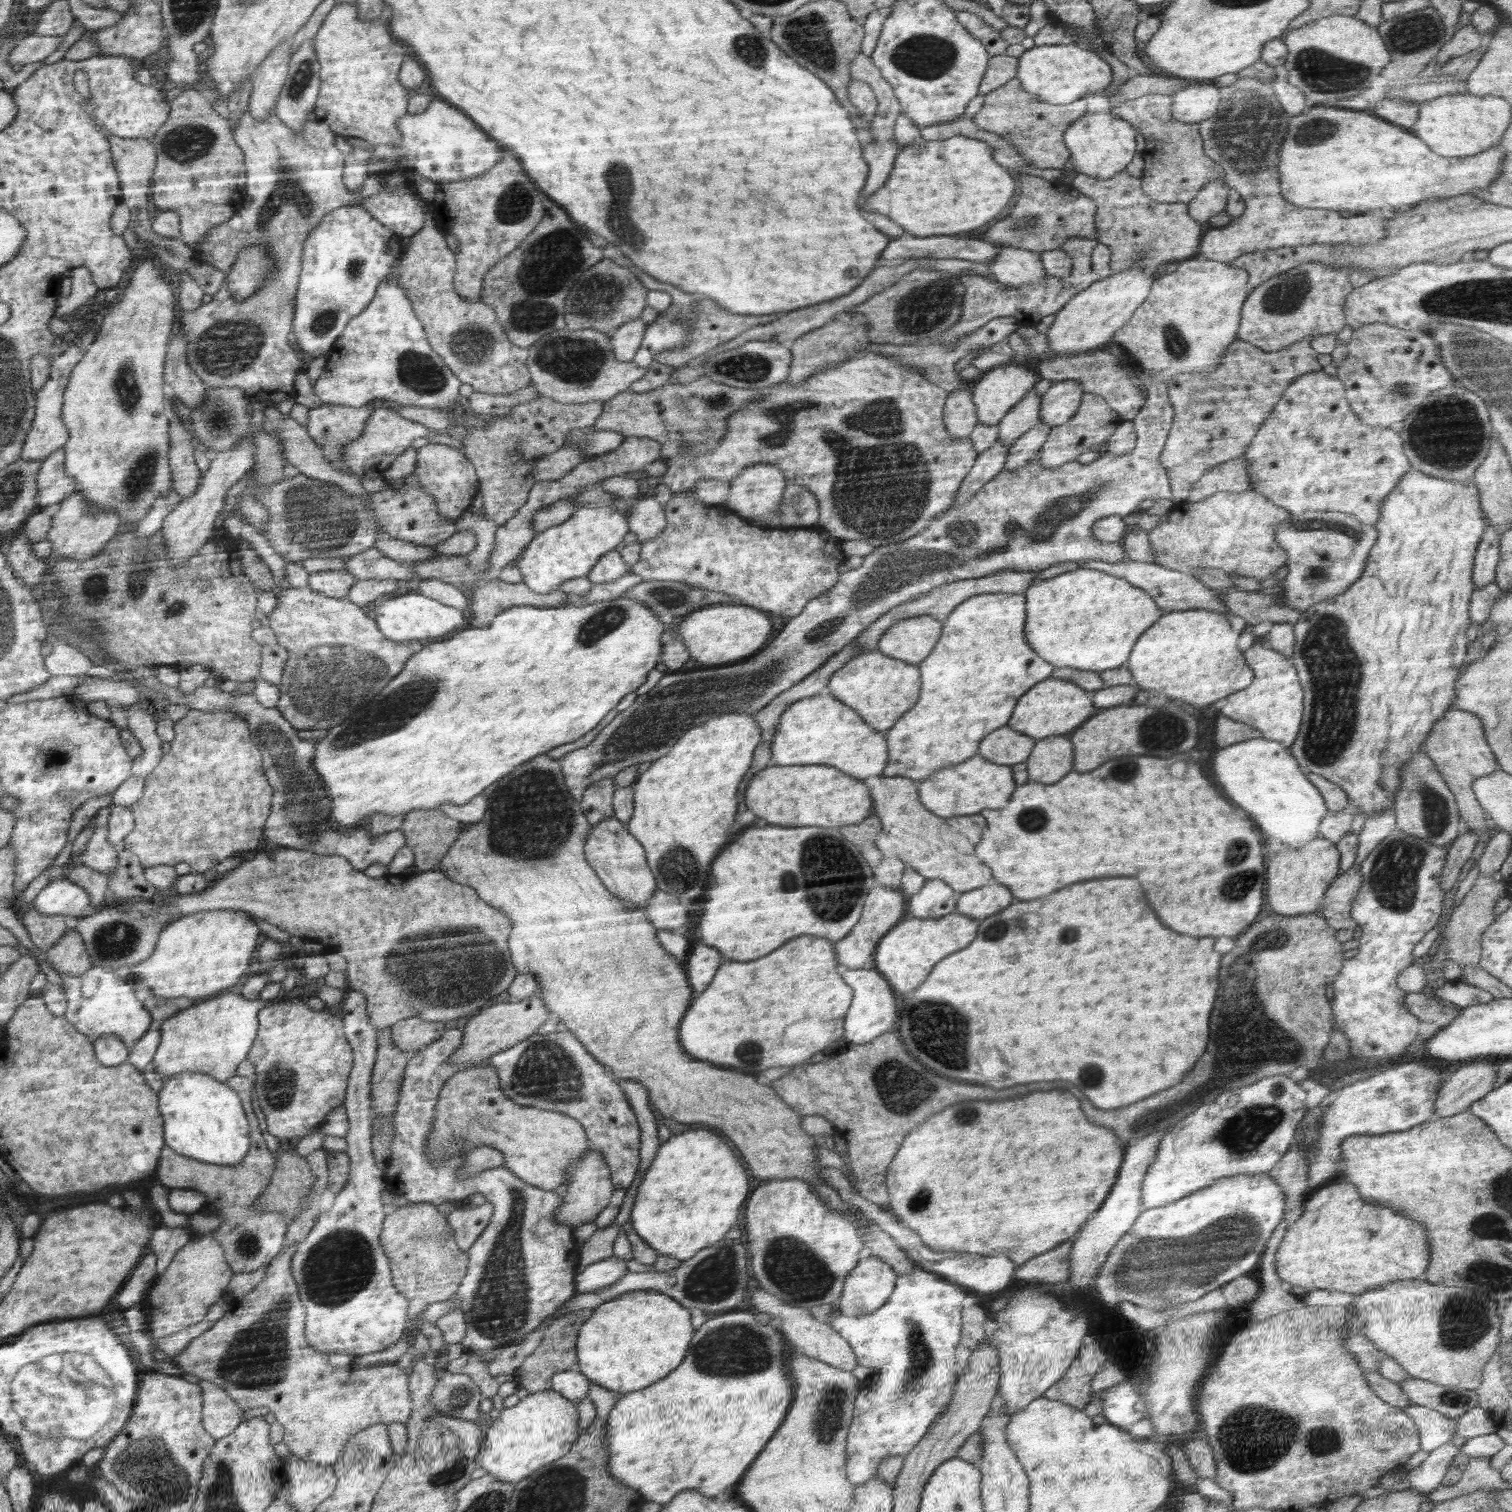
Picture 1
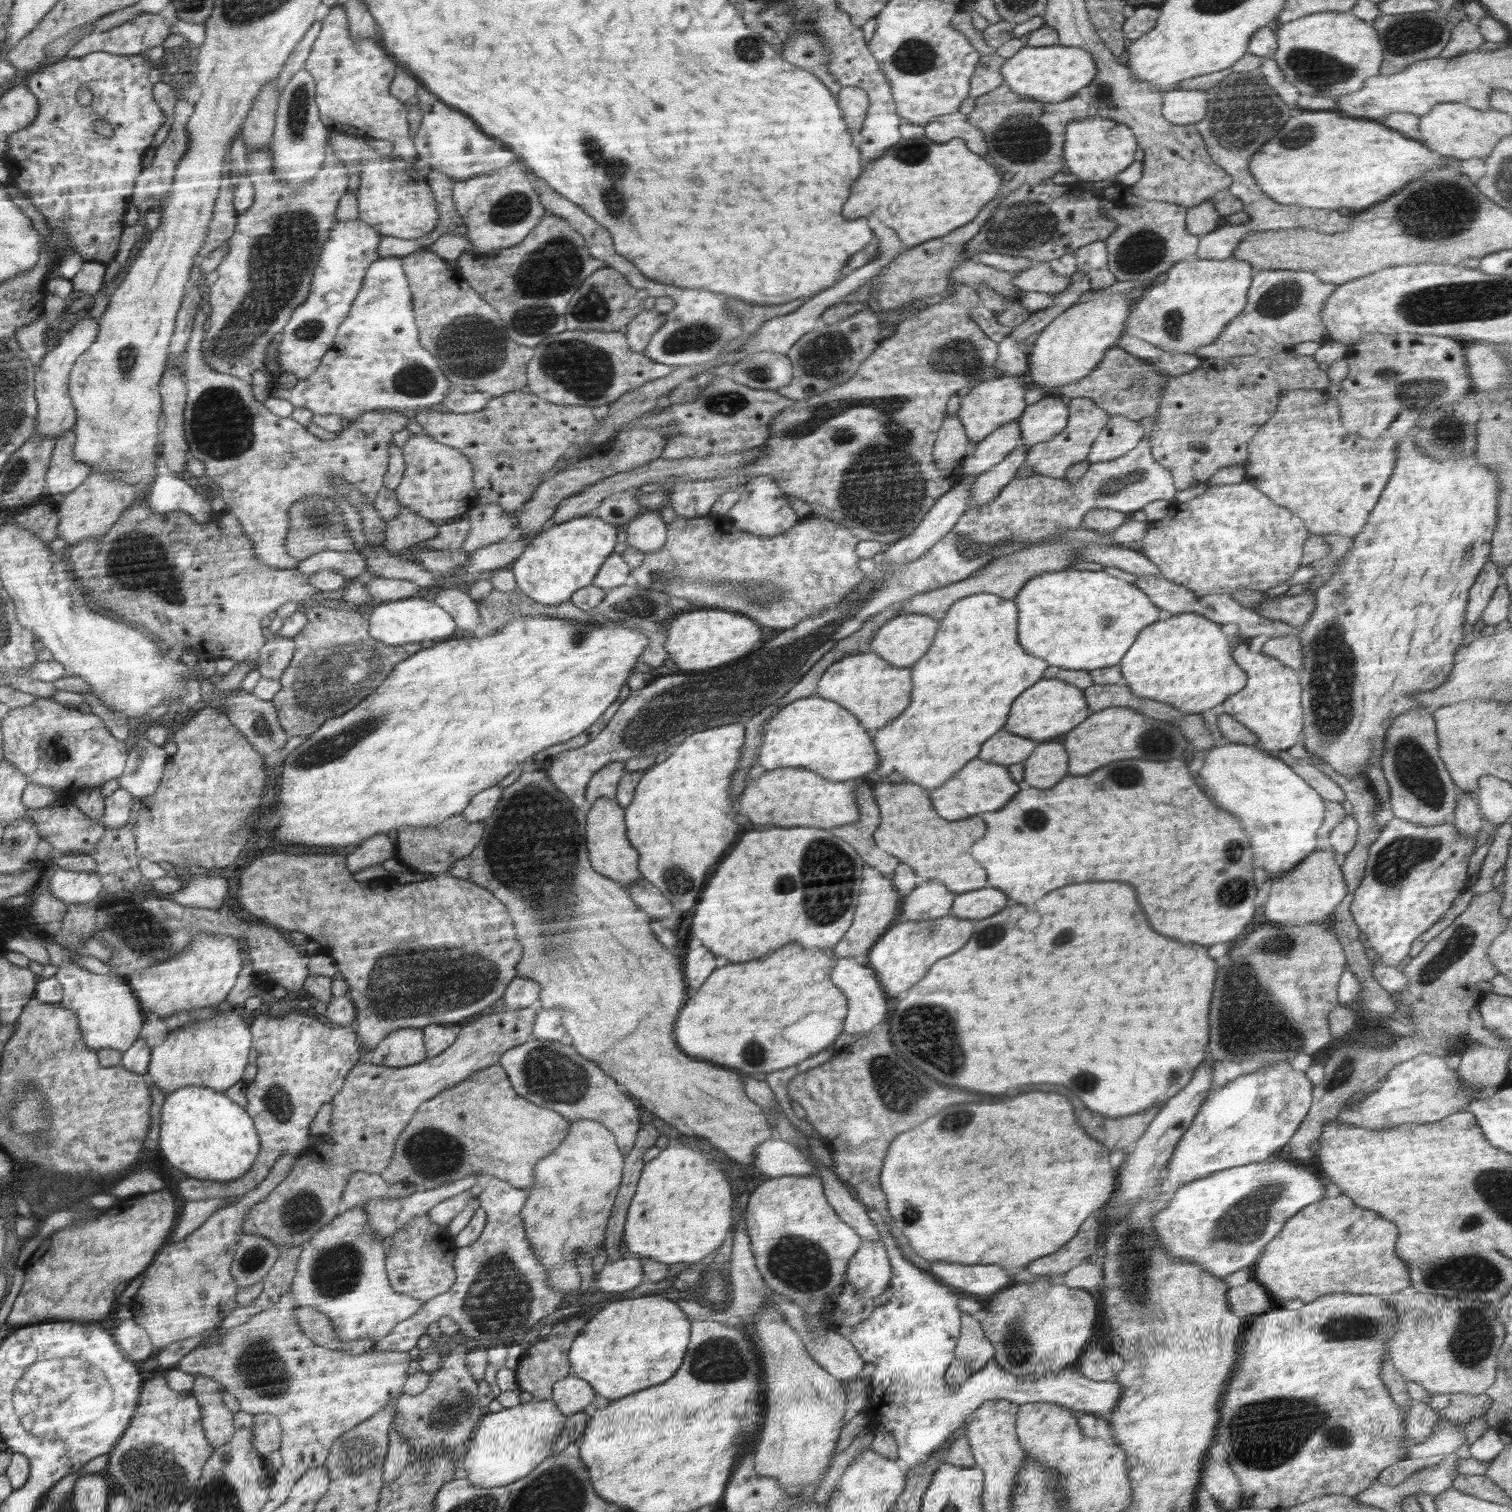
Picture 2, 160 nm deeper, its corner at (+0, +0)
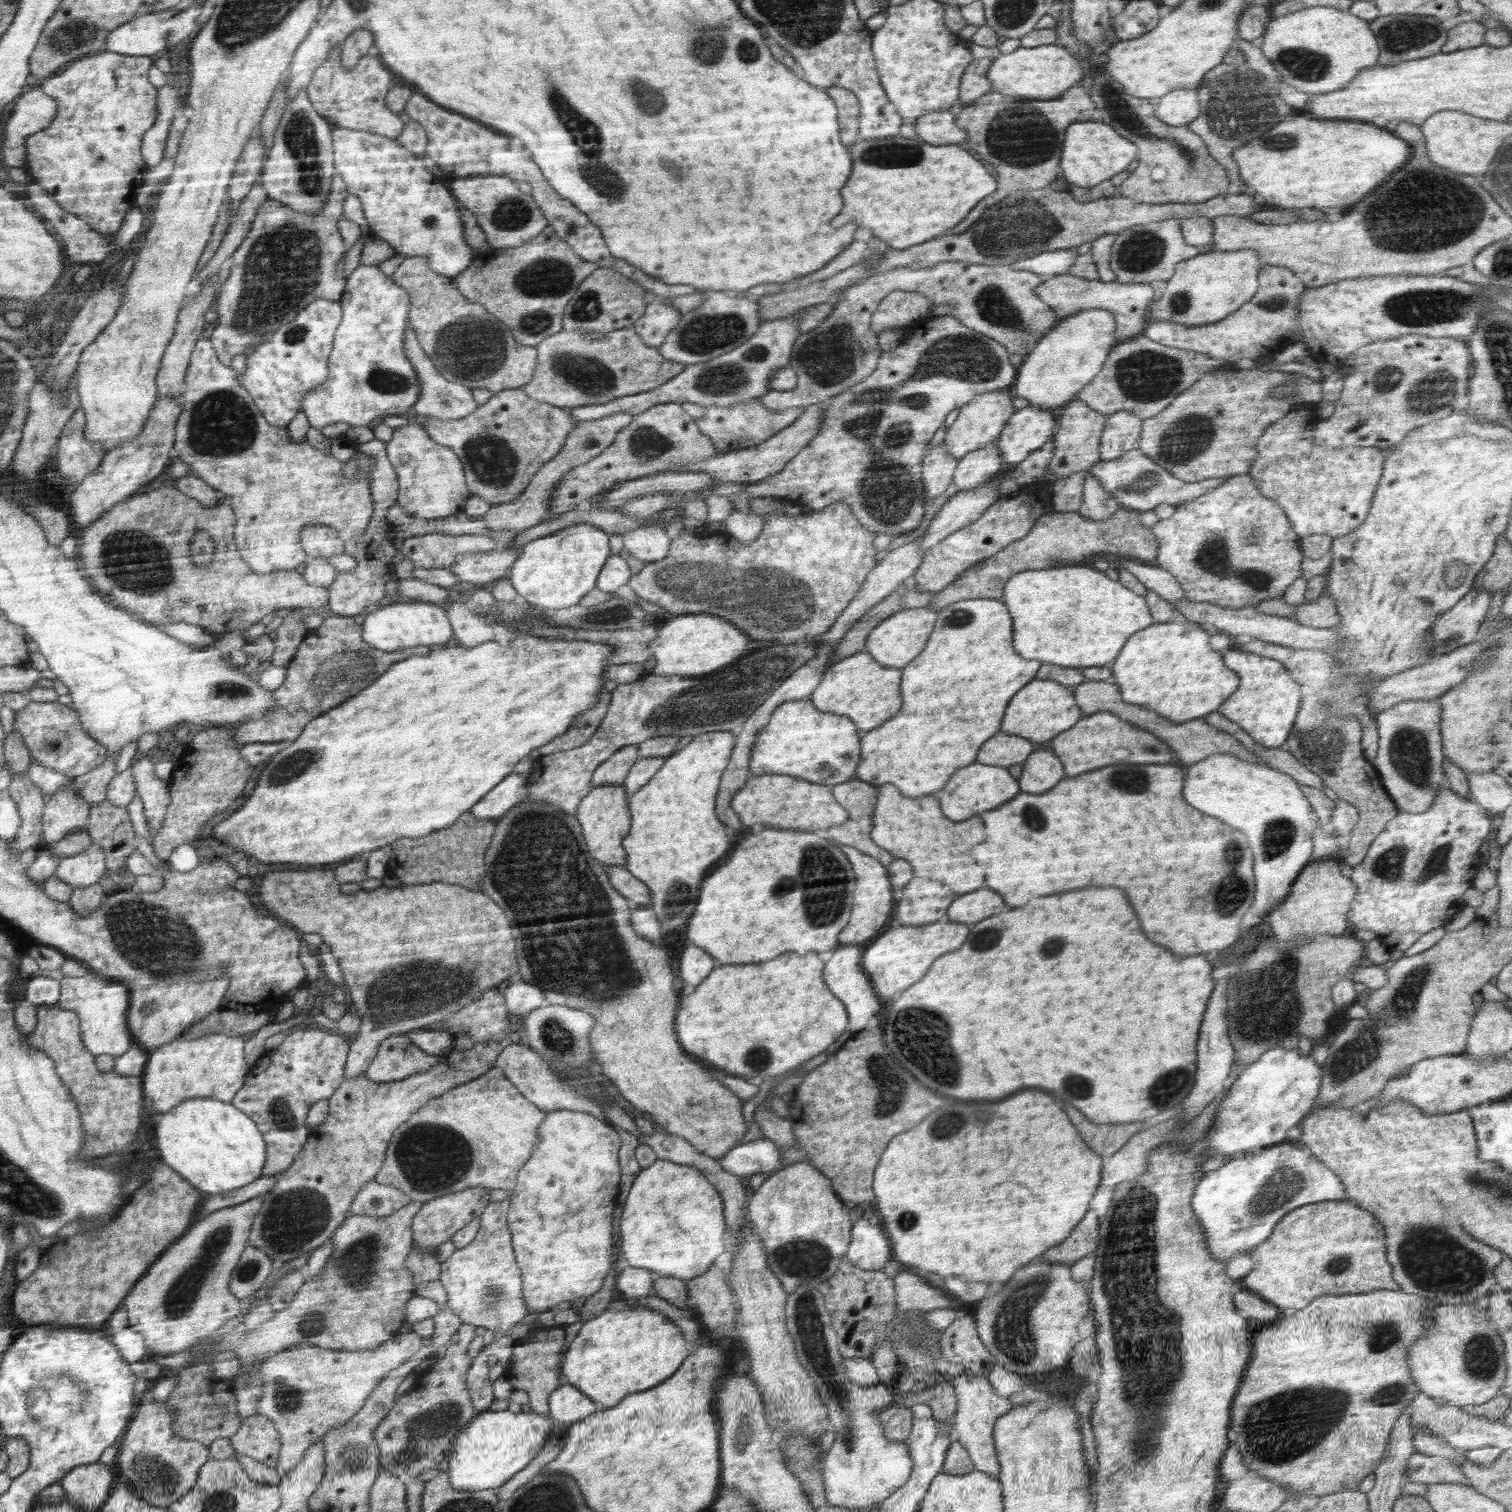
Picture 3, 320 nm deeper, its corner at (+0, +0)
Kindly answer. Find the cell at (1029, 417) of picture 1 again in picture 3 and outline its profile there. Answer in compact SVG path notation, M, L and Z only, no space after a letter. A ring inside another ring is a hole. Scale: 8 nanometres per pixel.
M995 440L983 449L979 448L959 458L953 474L953 482L958 486L958 490L968 490L987 482L1002 471L1004 466Z

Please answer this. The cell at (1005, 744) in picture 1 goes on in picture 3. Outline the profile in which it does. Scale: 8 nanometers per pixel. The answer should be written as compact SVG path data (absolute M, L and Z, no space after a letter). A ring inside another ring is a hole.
M998 732L978 752L978 762L990 764L990 766L1012 766L1018 762L1024 762L1032 752L1036 744L1021 736L1014 736Z

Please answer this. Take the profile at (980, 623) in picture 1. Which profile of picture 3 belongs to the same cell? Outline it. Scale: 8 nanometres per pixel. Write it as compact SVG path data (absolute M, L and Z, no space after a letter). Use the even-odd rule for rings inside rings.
M981 597L980 599L962 600L946 606L946 608L942 608L942 610L937 613L938 619L936 620L934 631L929 636L924 650L921 650L920 654L918 654L910 664L901 668L902 676L900 694L902 706L900 707L900 710L892 716L892 718L889 718L884 722L884 724L881 724L880 727L861 735L861 757L854 774L854 778L872 783L876 787L880 787L886 783L894 784L894 786L897 786L898 790L908 798L924 796L924 794L930 794L930 792L936 792L936 790L944 788L944 784L948 782L948 778L950 778L958 768L964 768L964 766L972 764L972 762L976 760L976 754L978 754L980 746L1000 730L1000 722L1002 722L1002 716L1004 716L1004 710L1006 710L1010 698L1012 698L1012 696L1014 696L1014 694L1016 694L1016 692L1018 692L1026 682L1034 680L1035 674L1038 672L1040 666L1042 666L1040 662L1032 662L1032 660L1024 660L1024 658L1020 658L1020 656L1012 650L1014 633L1012 626L1014 625L1012 625L1012 617L1010 617L1006 605L1004 605L1000 599Z

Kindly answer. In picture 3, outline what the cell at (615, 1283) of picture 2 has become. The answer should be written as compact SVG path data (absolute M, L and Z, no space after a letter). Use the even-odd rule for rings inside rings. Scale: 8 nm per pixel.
M626 1267L616 1281L617 1291L626 1299L642 1299L653 1293L653 1272L646 1268Z

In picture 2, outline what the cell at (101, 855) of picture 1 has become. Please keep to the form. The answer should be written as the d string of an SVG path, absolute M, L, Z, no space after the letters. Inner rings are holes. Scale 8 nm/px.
M54 802L41 809L33 809L30 816L34 818L38 834L44 840L51 842L51 845L62 853L82 853L93 855L97 842L105 833L105 818L95 821L88 818L73 803Z

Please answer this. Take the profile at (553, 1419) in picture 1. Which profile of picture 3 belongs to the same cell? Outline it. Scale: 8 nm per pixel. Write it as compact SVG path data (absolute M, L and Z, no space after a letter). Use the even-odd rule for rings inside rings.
M508 1409L502 1411L490 1411L478 1413L471 1424L462 1429L462 1432L454 1440L454 1445L448 1456L448 1468L446 1468L448 1482L454 1490L484 1490L496 1489L508 1482L516 1472L520 1472L534 1456L538 1456L542 1444L549 1438L549 1432L554 1427L555 1420L549 1414L538 1414L534 1410L520 1413L512 1413Z

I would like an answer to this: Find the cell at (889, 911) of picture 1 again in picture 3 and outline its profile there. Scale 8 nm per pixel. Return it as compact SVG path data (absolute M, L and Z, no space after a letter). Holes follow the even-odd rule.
M835 841L835 844L841 848L841 851L850 861L855 874L853 905L848 924L839 934L839 945L858 945L860 942L869 943L883 931L880 928L890 918L890 912L893 912L894 909L896 891L889 881L887 868L881 862L876 862L874 858L870 858L870 856L853 846L842 845L838 841Z

